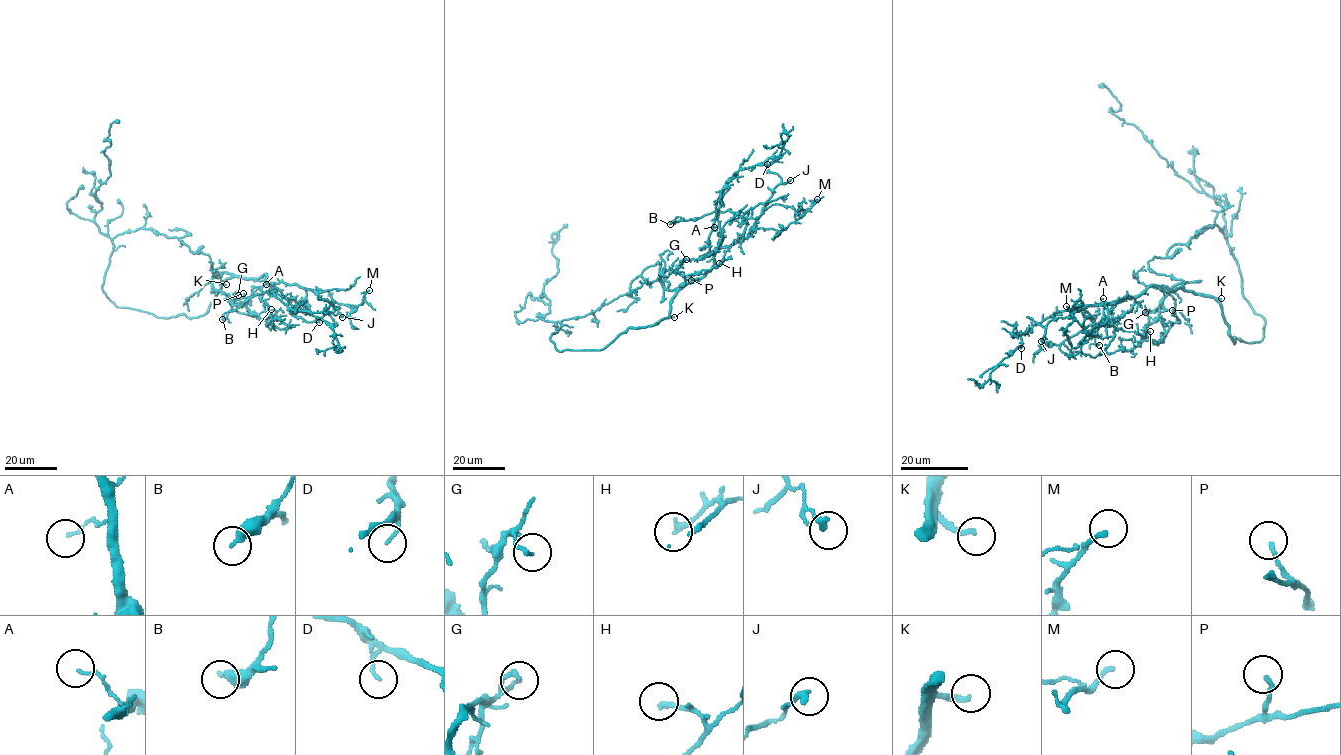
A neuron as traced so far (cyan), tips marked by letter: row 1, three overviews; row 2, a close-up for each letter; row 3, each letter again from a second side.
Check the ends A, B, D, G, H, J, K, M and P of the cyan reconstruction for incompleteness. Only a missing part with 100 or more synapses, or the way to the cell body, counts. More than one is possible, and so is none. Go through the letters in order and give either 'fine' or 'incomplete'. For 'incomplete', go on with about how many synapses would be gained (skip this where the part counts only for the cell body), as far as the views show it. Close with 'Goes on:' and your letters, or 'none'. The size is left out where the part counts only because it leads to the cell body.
A: fine
B: fine
D: fine
G: fine
H: fine
J: fine
K: incomplete
M: fine
P: fine
Goes on: K

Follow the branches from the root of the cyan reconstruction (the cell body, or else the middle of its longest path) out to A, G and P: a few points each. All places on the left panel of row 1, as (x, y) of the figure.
A: (200, 252), (209, 256), (216, 272), (246, 278), (259, 278), (265, 274), (265, 280), (273, 287), (266, 284)
G: (200, 252), (209, 256), (216, 271), (212, 286), (222, 292), (231, 303), (234, 294), (238, 295)
P: (200, 252), (209, 256), (216, 271), (212, 286), (226, 295), (233, 309), (243, 293)

